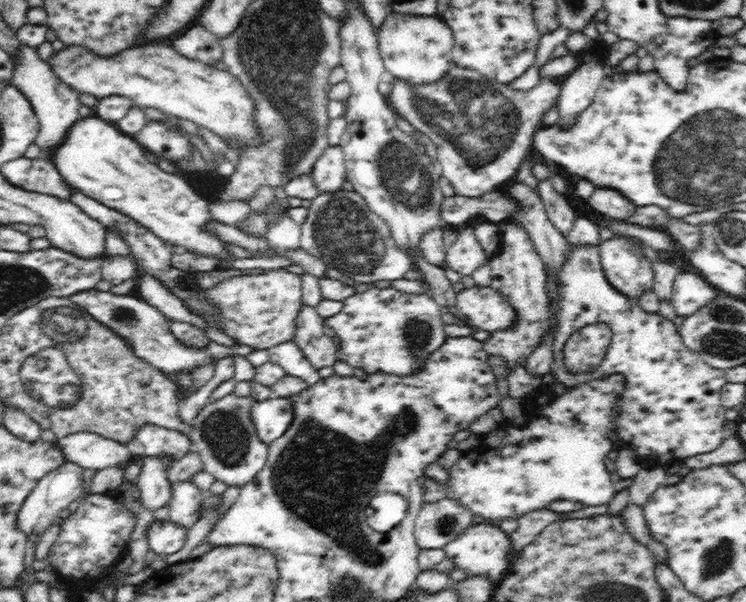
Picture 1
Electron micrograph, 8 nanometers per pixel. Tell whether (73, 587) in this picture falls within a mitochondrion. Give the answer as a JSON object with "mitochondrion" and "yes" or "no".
{"mitochondrion":"no"}

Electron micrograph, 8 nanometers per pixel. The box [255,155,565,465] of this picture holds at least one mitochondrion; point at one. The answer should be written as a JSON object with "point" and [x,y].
{"point":[342,232]}

